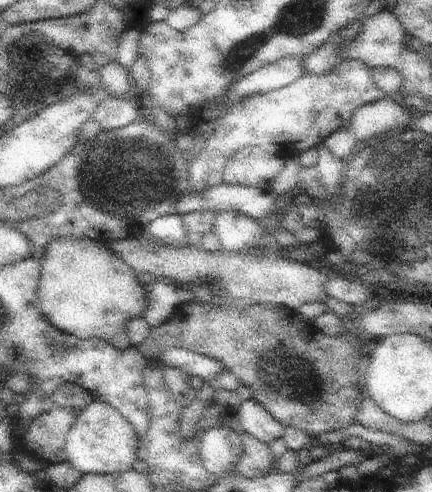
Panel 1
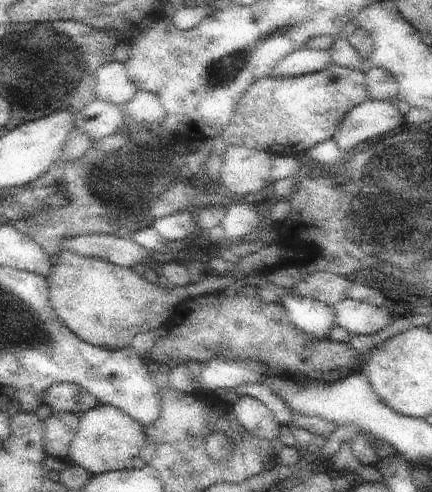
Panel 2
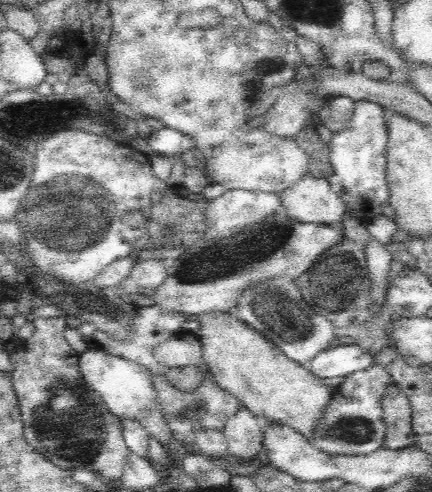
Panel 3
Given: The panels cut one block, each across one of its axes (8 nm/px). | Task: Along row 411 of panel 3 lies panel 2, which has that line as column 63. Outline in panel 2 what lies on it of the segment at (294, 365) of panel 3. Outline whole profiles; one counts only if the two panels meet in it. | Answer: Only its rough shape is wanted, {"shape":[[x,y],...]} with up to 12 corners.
{"shape":[[61,248],[49,304],[111,352],[207,292],[161,288],[131,268]]}

